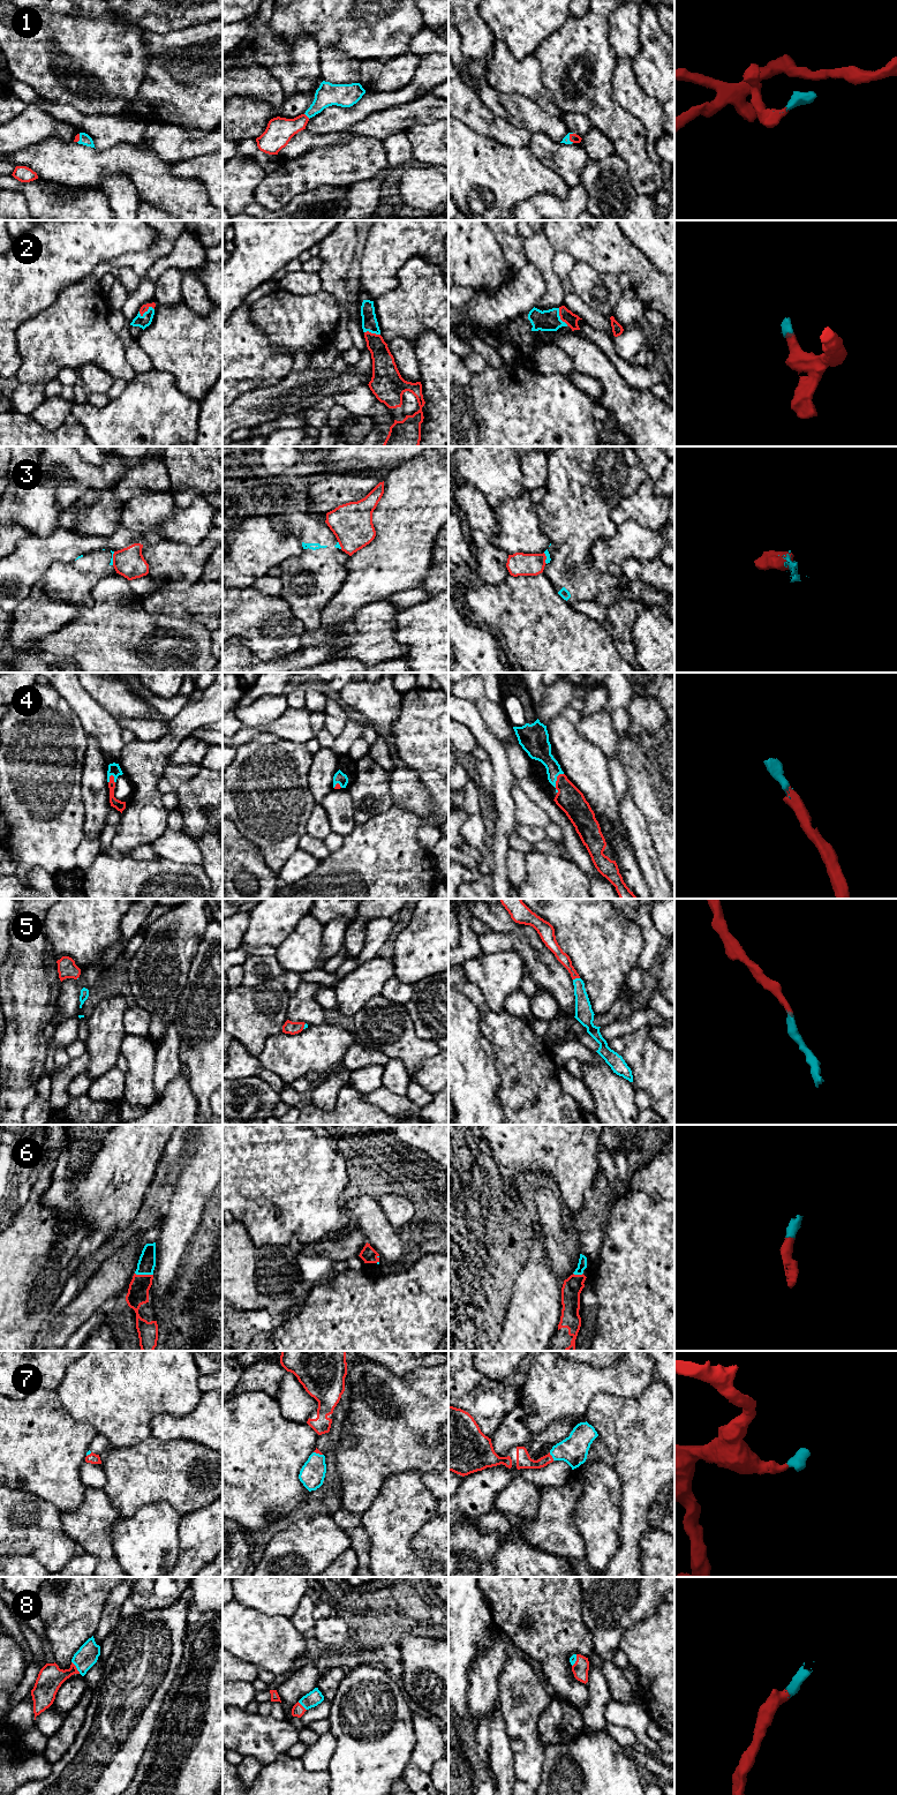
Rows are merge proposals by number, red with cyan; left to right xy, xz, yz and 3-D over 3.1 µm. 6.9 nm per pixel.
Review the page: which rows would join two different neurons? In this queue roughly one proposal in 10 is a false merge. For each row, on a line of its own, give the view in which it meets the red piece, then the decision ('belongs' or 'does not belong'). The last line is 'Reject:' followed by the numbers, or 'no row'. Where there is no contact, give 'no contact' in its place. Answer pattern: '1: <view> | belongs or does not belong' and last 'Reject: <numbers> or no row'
1: xz | belongs
2: xy | belongs
3: xy | does not belong
4: yz | belongs
5: yz | belongs
6: xy | belongs
7: yz | belongs
8: xy | belongs
Reject: 3

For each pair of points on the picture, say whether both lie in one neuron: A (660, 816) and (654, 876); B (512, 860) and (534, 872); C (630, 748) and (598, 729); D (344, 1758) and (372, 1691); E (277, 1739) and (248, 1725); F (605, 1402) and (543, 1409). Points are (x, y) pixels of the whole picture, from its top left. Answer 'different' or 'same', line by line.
A: different
B: different
C: same
D: same
E: same
F: different

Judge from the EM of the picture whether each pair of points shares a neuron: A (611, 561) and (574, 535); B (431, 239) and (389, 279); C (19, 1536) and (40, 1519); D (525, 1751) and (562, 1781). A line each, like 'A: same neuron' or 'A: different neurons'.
A: different neurons
B: same neuron
C: same neuron
D: different neurons

